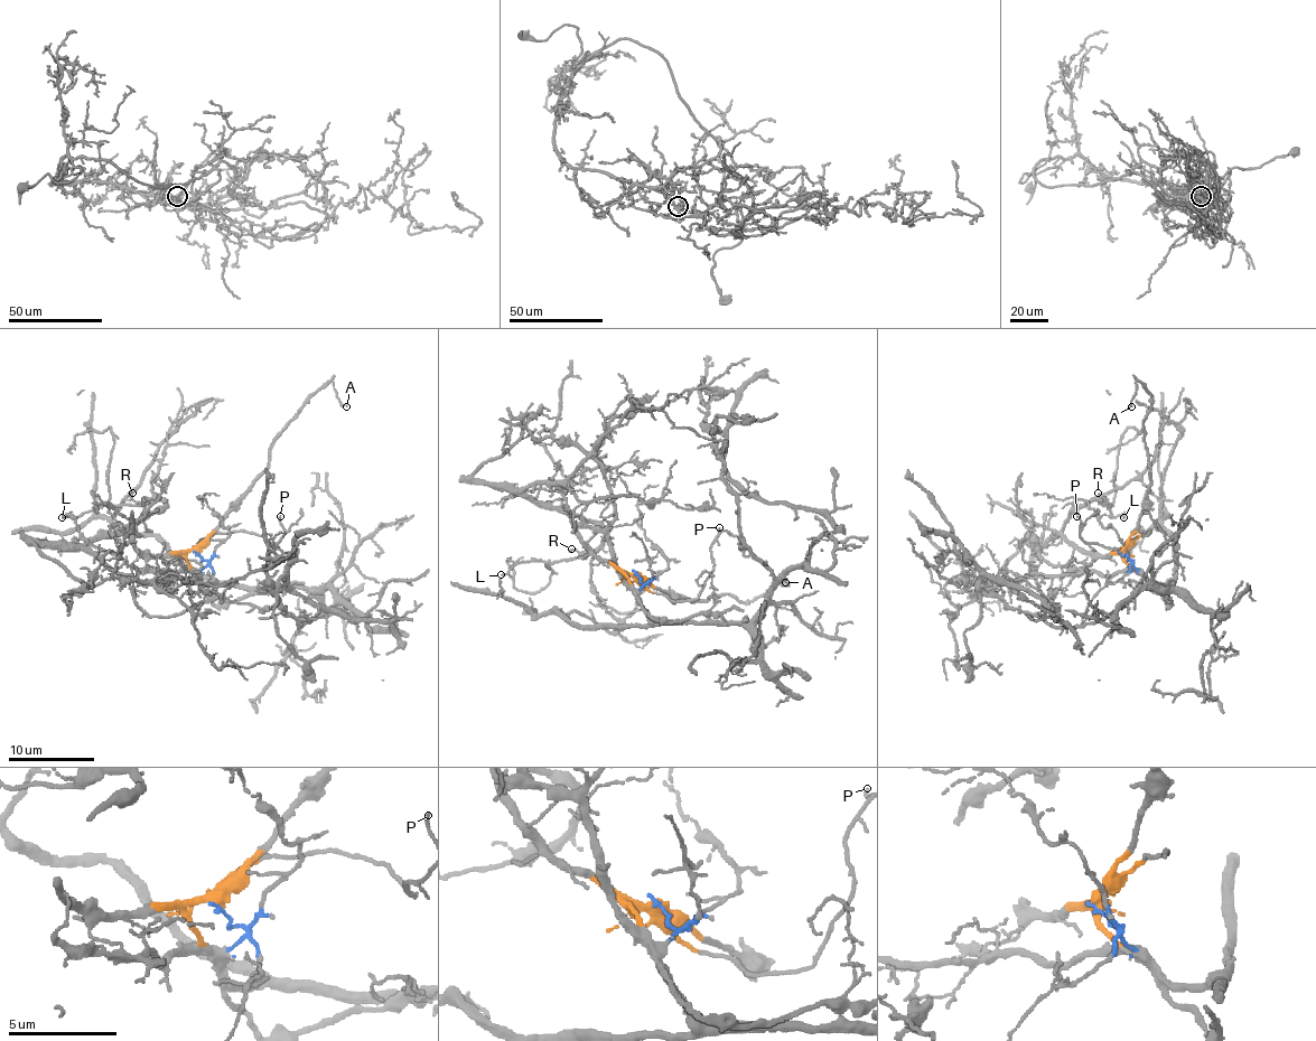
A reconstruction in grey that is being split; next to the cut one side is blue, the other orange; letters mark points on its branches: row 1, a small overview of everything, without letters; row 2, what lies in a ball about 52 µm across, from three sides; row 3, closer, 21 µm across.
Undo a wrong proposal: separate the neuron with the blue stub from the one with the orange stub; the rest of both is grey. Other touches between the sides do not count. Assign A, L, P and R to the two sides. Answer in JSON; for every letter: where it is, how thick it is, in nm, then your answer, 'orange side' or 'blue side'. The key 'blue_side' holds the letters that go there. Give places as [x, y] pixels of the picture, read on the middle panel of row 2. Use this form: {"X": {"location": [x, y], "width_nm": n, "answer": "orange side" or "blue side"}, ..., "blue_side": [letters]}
{"A": {"location": [785, 582], "width_nm": 160, "answer": "orange side"}, "L": {"location": [501, 574], "width_nm": 90, "answer": "orange side"}, "P": {"location": [719, 527], "width_nm": 130, "answer": "orange side"}, "R": {"location": [571, 549], "width_nm": 110, "answer": "orange side"}, "blue_side": []}

